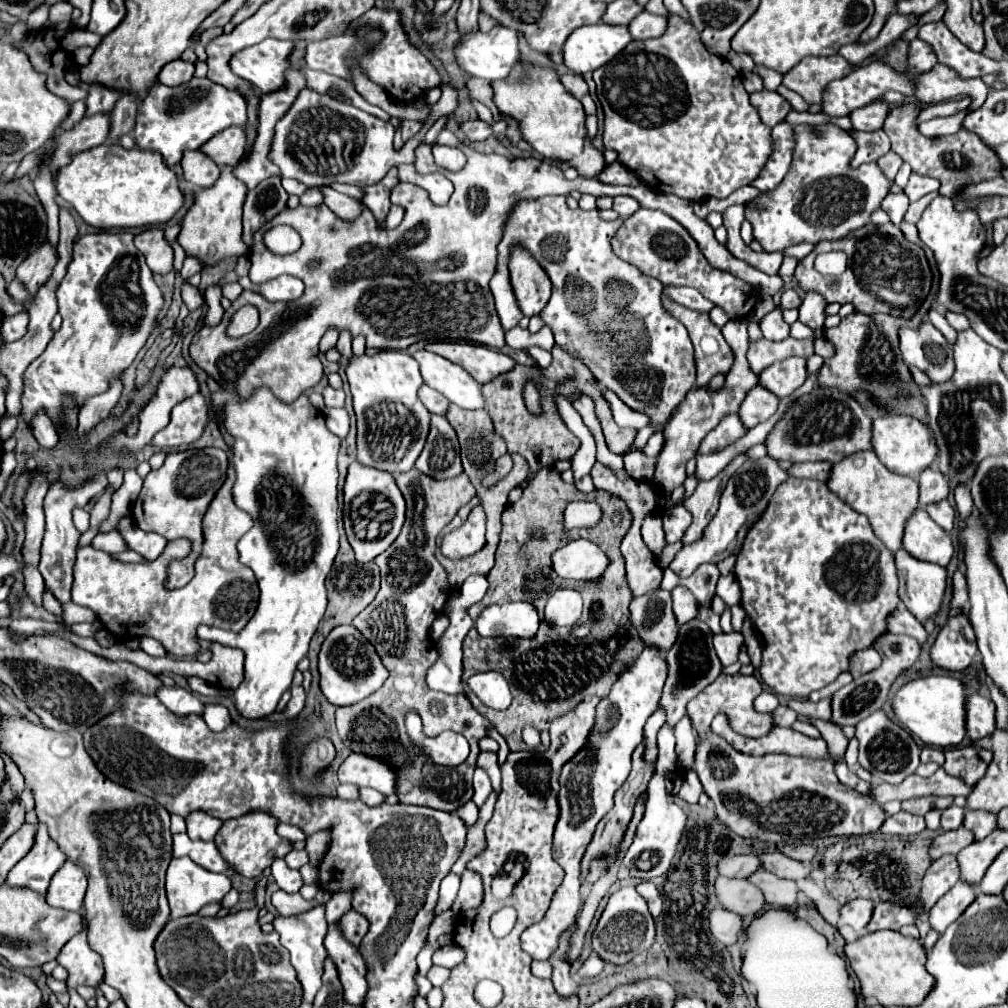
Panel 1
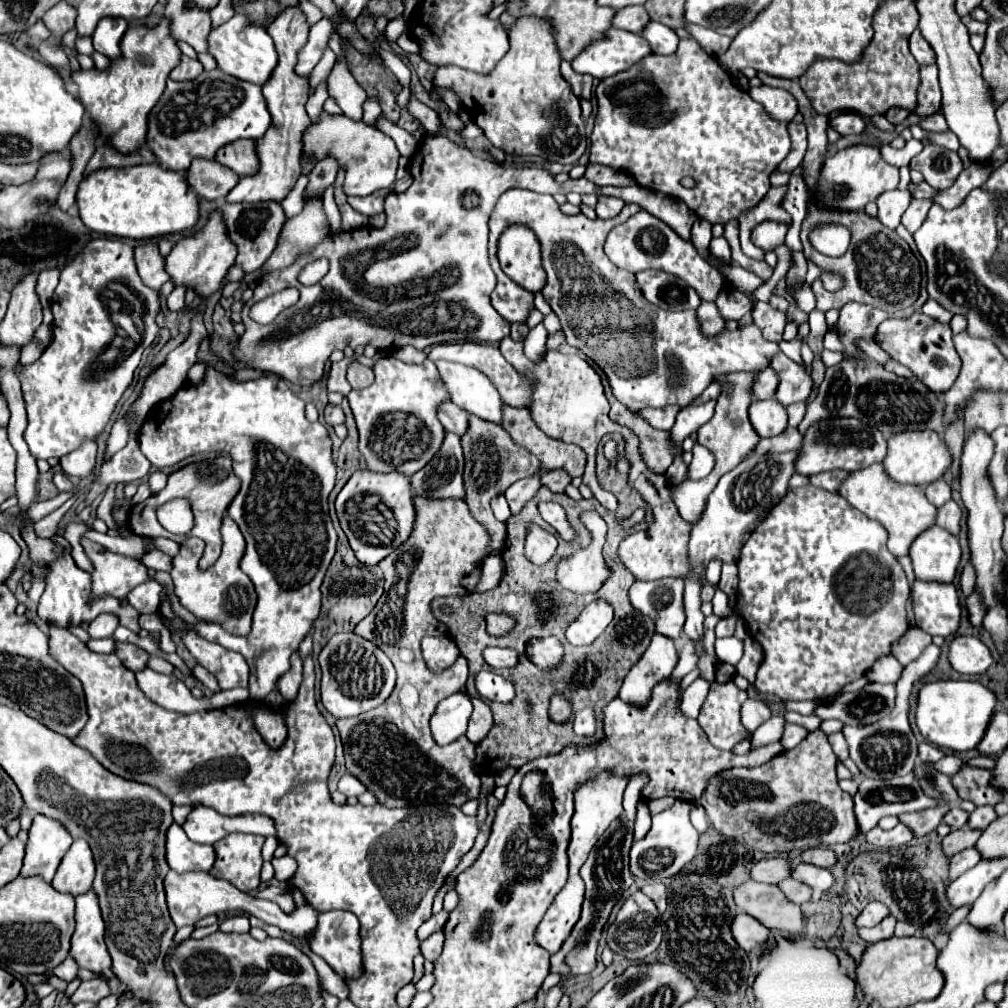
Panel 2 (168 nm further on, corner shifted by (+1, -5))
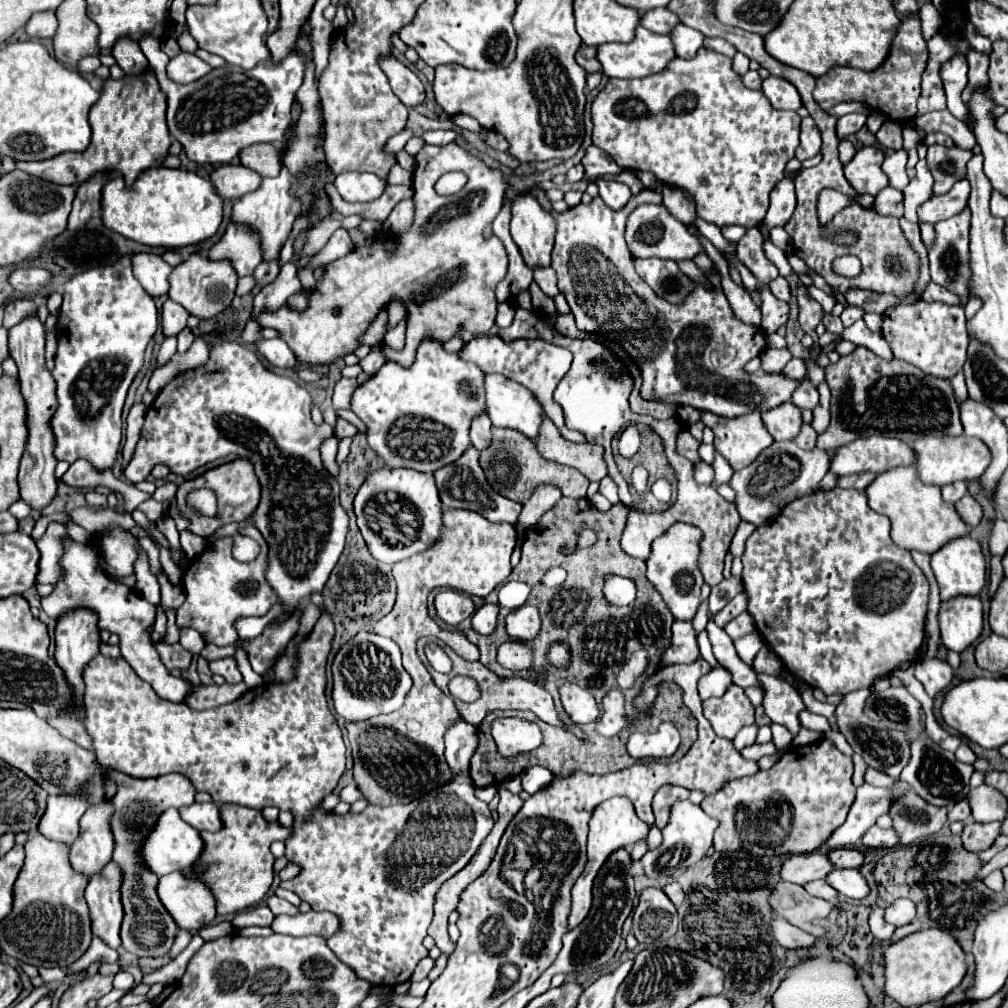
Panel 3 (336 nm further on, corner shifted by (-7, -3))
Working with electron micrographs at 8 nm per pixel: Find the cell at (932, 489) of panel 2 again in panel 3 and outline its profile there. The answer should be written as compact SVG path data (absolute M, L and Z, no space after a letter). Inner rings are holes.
M964 481L950 483L950 485L942 487L942 497L944 497L944 501L948 501L948 503L956 503L956 501L962 499L966 493L968 493L968 483L964 483Z

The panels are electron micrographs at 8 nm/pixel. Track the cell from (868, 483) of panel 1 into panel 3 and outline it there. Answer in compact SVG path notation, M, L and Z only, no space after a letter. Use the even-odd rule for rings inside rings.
M916 467L890 469L878 475L876 481L866 489L866 497L868 497L868 505L874 511L890 517L894 543L898 543L898 547L904 547L908 551L916 549L932 555L948 541L956 537L966 537L970 533L970 527L962 521L956 507L942 499L940 487L922 483Z

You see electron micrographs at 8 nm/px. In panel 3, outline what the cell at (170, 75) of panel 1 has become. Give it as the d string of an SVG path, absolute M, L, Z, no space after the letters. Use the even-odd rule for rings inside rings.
M180 53L170 59L166 73L174 83L188 85L192 81L198 81L206 73L210 73L210 69L212 67L208 63L204 63L200 57L196 57L194 53Z

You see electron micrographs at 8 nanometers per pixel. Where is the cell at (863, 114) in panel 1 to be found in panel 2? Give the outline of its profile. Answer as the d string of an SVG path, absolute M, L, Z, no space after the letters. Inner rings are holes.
M856 111L852 113L844 113L844 115L838 115L830 121L830 125L840 133L840 135L850 135L850 133L862 133L868 123L862 115L858 115Z

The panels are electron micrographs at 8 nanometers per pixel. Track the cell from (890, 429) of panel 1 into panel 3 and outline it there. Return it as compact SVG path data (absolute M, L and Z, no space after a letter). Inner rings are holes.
M924 437L918 439L914 445L916 451L916 469L922 477L922 481L930 483L930 485L948 485L954 481L978 481L984 471L988 469L992 457L990 457L990 449L978 439L978 437Z

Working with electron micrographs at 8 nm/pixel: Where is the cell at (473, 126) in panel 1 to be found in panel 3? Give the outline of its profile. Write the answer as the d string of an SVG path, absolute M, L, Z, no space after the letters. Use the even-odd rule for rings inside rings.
M394 57L382 59L380 65L382 65L384 73L388 75L392 91L398 95L398 99L406 107L416 107L424 101L424 85L420 83L420 79L406 65L402 65Z

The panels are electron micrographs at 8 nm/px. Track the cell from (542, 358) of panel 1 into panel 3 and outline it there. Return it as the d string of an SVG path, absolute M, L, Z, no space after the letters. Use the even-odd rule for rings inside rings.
M534 267L534 281L540 285L540 289L548 295L548 297L556 297L558 295L558 287L556 287L556 271L552 267Z

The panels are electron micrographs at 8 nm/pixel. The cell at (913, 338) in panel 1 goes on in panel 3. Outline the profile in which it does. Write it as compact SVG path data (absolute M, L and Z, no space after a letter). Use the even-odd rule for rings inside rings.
M918 299L914 303L898 303L884 315L882 337L888 341L896 359L918 365L924 373L952 379L966 361L968 333L962 305L946 305L940 301L928 303Z

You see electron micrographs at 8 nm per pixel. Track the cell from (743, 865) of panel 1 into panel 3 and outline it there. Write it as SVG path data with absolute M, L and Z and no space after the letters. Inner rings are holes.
M810 853L810 855L792 855L782 865L782 879L798 885L806 885L816 879L826 879L836 867L830 863L826 853Z

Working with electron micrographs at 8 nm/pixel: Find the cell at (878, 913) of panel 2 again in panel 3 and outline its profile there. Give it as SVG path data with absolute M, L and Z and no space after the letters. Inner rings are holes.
M898 899L894 905L886 909L886 921L894 927L908 925L916 919L916 905L910 899Z

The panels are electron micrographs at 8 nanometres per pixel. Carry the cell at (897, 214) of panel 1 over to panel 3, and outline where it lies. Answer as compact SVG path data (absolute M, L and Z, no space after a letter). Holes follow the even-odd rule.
M886 187L882 189L872 203L872 211L880 213L880 215L894 215L894 217L902 217L904 215L904 205L902 205L902 193L898 189Z

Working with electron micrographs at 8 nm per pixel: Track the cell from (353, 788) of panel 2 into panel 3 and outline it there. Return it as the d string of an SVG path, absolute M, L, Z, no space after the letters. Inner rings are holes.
M350 783L350 785L346 785L342 791L340 791L340 801L344 801L344 803L354 803L354 801L358 801L362 797L362 793L358 793L358 787L354 785L354 783Z

